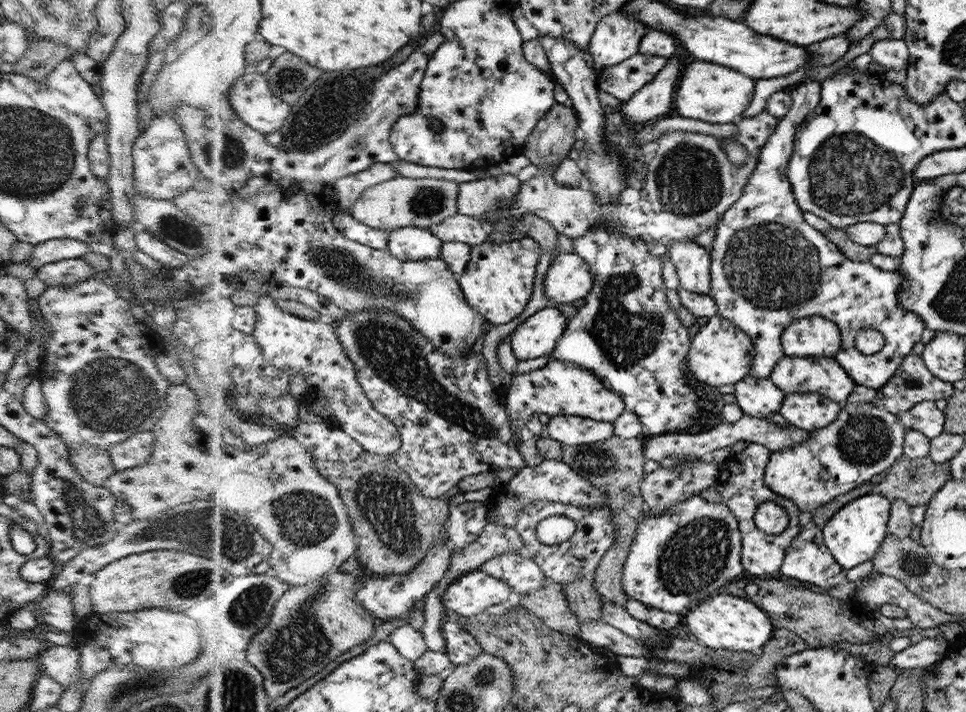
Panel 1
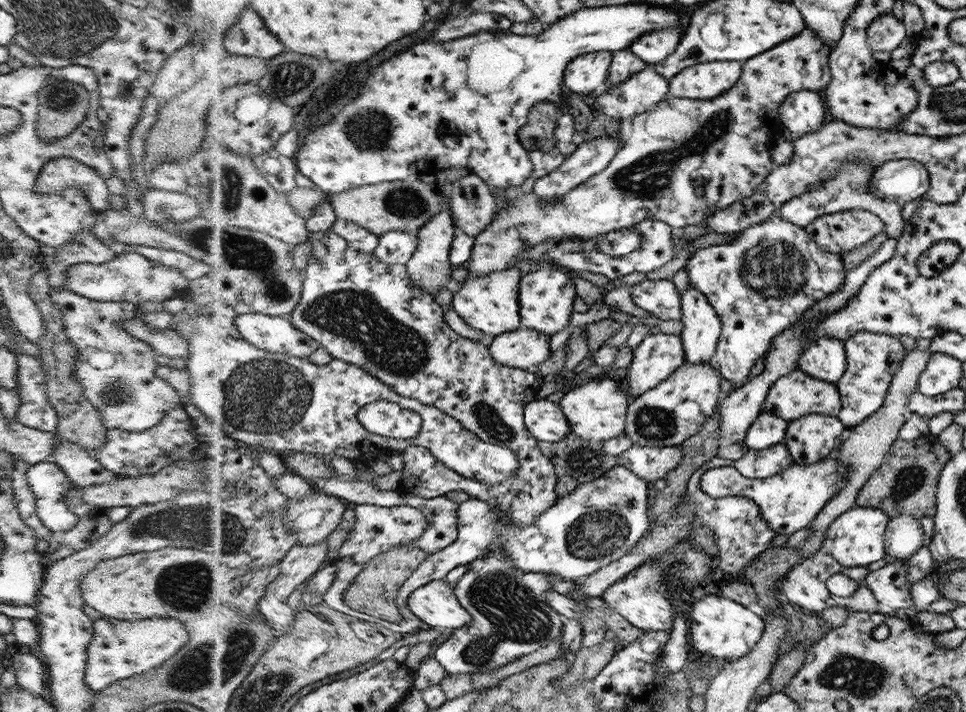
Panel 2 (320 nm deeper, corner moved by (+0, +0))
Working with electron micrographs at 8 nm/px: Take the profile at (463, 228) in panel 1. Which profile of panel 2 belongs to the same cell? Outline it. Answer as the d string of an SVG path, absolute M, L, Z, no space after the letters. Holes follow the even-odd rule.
M474 174L448 184L445 194L450 198L454 224L460 227L459 232L478 236L498 215L499 195Z

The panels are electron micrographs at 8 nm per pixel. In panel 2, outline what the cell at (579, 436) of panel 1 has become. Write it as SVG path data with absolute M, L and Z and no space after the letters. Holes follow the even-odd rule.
M546 398L528 404L524 418L530 434L539 441L558 442L571 433L571 425L562 407Z

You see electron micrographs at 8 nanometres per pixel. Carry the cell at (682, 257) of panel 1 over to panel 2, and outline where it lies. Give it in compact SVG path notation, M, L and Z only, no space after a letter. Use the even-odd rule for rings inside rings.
M689 286L682 294L683 329L680 338L683 339L683 349L686 353L685 363L708 363L716 352L717 342L722 330L722 321L712 305L700 290Z

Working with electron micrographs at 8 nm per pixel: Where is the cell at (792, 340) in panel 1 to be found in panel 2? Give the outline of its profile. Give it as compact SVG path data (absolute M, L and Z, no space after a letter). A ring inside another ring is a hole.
M831 336L813 340L798 359L798 369L814 378L837 383L847 370L845 341Z

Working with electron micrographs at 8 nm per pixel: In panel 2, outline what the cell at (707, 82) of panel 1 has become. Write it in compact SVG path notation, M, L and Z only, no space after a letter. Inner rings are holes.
M716 61L685 68L670 82L670 96L695 100L714 100L726 95L739 81L741 61Z

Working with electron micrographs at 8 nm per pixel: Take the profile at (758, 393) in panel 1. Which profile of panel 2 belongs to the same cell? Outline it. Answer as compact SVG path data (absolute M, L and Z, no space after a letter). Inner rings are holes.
M763 411L747 430L745 444L749 449L764 450L783 442L789 421L778 418L771 412Z

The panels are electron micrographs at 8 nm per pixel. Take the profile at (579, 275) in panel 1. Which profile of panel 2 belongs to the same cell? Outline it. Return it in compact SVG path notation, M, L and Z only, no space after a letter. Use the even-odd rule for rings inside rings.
M547 264L538 268L537 271L530 271L522 277L522 284L519 286L521 328L550 335L564 330L570 322L574 296L576 296L576 290L574 290L573 280L570 280L564 272L560 272L560 268L552 270L551 264Z

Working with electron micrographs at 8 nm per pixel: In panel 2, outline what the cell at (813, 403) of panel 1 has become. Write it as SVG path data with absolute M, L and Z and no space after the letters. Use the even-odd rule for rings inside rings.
M807 414L807 416L801 416L799 420L789 421L783 443L789 448L792 462L795 464L816 464L837 454L835 449L839 448L839 444L845 440L847 431L846 424L840 422L836 416Z

